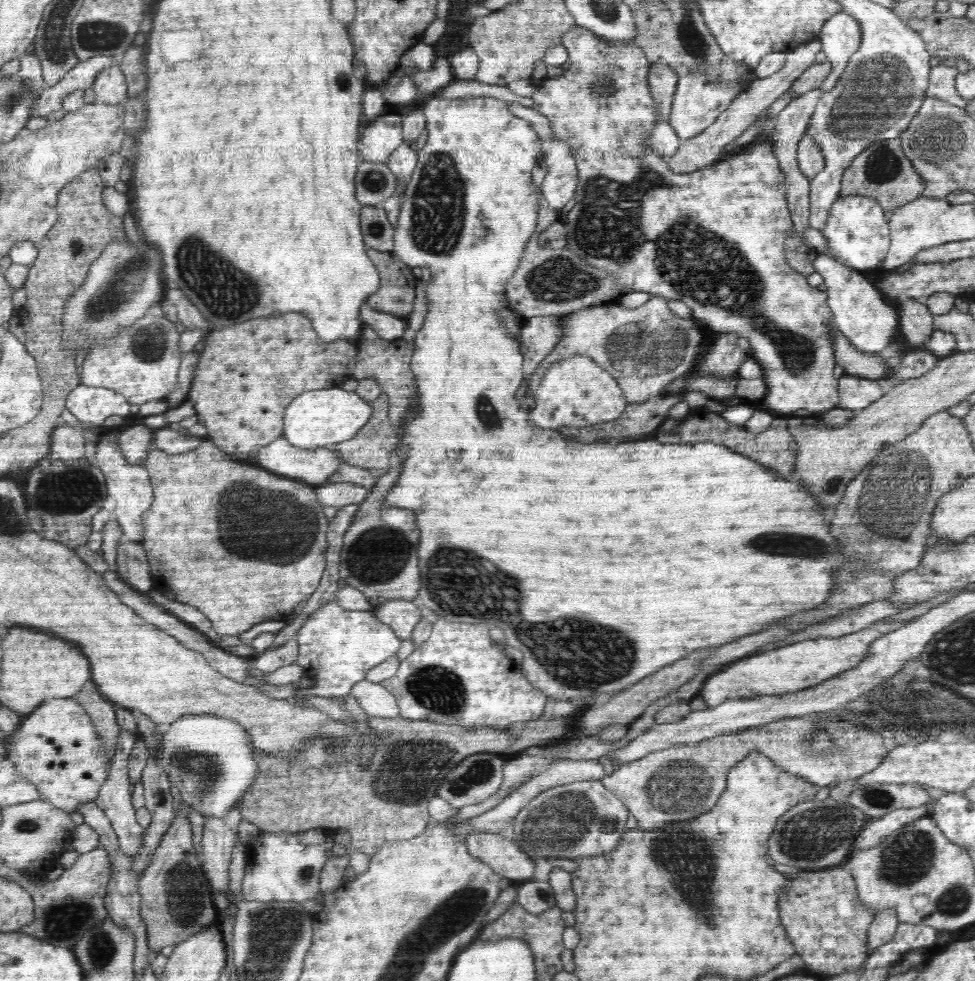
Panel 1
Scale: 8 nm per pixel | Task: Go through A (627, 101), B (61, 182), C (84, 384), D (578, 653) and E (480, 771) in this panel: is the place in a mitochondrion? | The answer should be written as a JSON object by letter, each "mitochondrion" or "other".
{"A":"other","B":"other","C":"other","D":"mitochondrion","E":"mitochondrion"}

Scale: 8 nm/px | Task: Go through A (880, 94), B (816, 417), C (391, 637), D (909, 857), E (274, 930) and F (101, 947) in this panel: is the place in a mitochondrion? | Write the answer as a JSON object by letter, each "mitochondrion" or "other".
{"A":"mitochondrion","B":"other","C":"other","D":"mitochondrion","E":"mitochondrion","F":"mitochondrion"}

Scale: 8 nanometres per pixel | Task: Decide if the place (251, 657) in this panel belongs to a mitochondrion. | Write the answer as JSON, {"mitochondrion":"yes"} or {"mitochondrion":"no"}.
{"mitochondrion":"no"}

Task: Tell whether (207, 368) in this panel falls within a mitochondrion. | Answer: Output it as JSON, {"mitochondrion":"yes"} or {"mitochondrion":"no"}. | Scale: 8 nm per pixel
{"mitochondrion":"no"}

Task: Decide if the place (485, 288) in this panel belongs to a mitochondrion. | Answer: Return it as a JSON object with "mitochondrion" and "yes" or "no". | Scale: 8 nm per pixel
{"mitochondrion":"no"}

